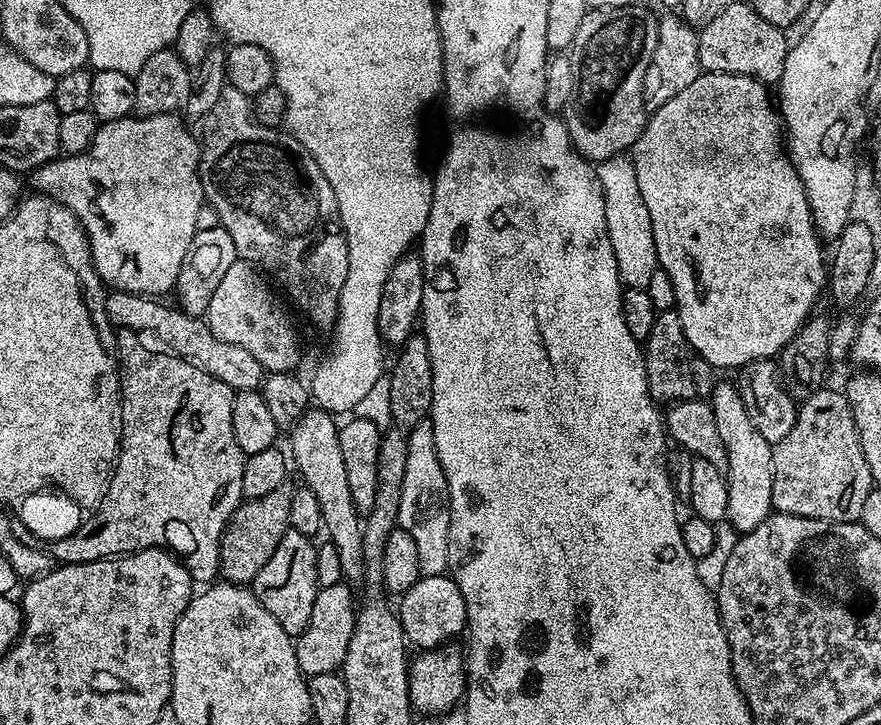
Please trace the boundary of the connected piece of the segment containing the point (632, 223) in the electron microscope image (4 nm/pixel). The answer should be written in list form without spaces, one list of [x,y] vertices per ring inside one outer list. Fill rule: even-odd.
[[[623,155],[603,161],[599,165],[598,175],[606,202],[606,230],[610,234],[610,246],[614,246],[614,258],[618,262],[620,283],[624,288],[647,288],[658,265],[654,246],[654,230],[650,226],[650,210],[646,210],[646,202],[642,202],[642,190],[638,190],[638,174],[634,174],[631,159]]]

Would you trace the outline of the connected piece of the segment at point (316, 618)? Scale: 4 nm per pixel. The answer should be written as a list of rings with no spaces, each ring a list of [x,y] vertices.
[[[347,583],[320,588],[314,598],[314,610],[310,610],[310,622],[306,622],[306,630],[295,637],[298,666],[305,677],[318,674],[339,673],[344,667],[346,646],[350,646],[350,638],[354,634],[357,609],[352,608],[352,592]]]

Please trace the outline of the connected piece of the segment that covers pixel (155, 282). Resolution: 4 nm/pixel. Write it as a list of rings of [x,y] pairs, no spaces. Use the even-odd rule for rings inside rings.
[[[169,114],[166,116],[148,116],[145,118],[125,118],[122,120],[110,120],[101,123],[96,130],[96,137],[92,139],[92,144],[84,152],[79,152],[77,156],[67,154],[61,155],[55,160],[48,161],[41,168],[31,173],[30,180],[37,193],[43,194],[51,199],[57,200],[59,204],[65,206],[80,219],[80,225],[84,227],[84,232],[88,235],[88,245],[92,251],[92,261],[96,267],[96,273],[101,281],[109,289],[118,292],[133,292],[136,296],[150,296],[153,298],[163,297],[163,292],[171,293],[176,287],[178,270],[182,270],[182,258],[186,258],[186,250],[190,250],[190,242],[195,238],[198,231],[196,223],[202,214],[200,207],[205,207],[204,184],[200,180],[200,144],[188,133],[189,125],[185,123],[179,115]]]

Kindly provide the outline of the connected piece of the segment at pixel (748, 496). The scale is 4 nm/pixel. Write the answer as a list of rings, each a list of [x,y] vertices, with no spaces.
[[[724,382],[717,383],[716,388],[713,390],[713,394],[710,399],[710,403],[712,405],[712,413],[714,414],[714,422],[718,426],[718,438],[722,438],[722,446],[726,450],[726,454],[728,455],[728,466],[726,469],[726,475],[728,477],[728,515],[727,521],[736,528],[736,531],[740,534],[750,532],[758,527],[766,517],[770,515],[773,511],[772,506],[772,450],[773,445],[768,444],[766,442],[766,438],[762,438],[762,434],[758,432],[756,429],[756,421],[754,419],[753,413],[750,411],[749,405],[746,403],[744,405],[744,400],[740,397],[740,392],[735,388],[732,384],[724,384]]]

